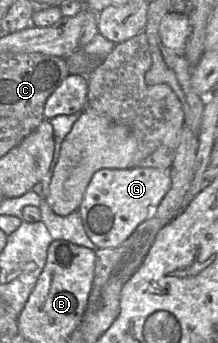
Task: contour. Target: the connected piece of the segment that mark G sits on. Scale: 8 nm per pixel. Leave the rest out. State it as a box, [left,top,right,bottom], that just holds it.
[79,167,171,248]

